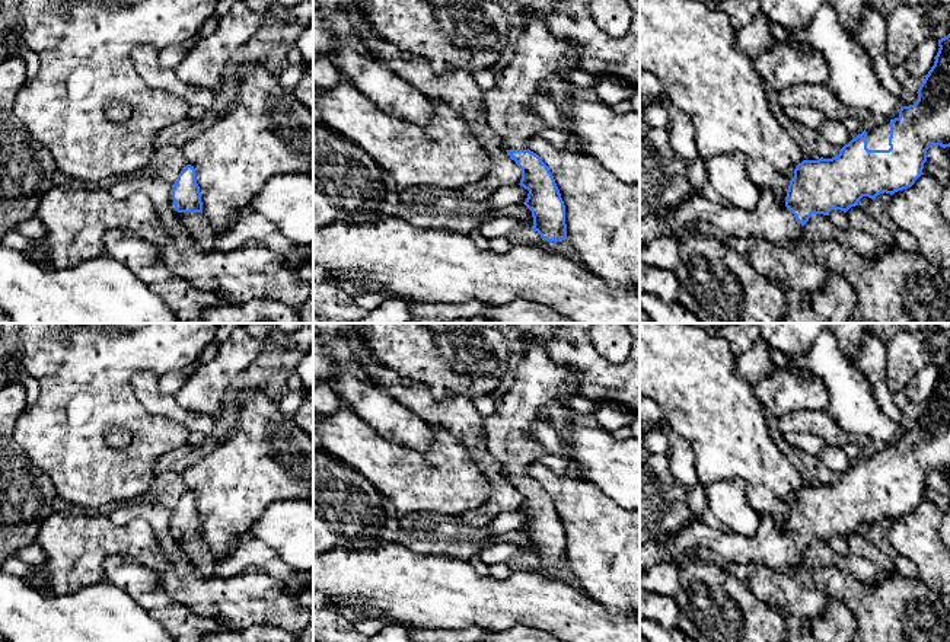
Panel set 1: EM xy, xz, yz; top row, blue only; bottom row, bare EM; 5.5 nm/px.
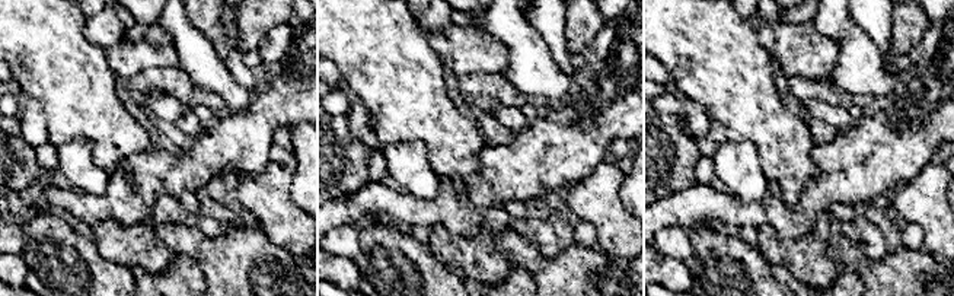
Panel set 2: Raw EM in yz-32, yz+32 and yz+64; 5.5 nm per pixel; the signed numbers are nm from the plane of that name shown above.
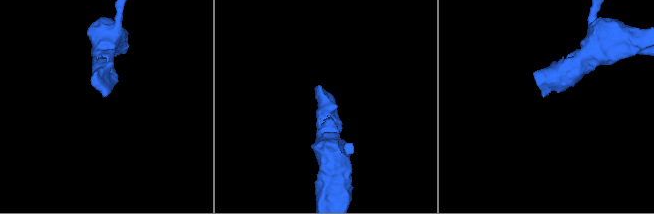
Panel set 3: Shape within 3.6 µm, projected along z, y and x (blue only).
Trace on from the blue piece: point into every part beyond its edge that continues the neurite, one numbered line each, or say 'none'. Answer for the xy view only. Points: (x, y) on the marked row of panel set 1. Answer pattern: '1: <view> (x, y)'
1: xy (198, 227)

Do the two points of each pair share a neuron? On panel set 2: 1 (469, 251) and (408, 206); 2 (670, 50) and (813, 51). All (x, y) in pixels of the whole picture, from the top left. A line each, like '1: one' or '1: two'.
1: two
2: two

